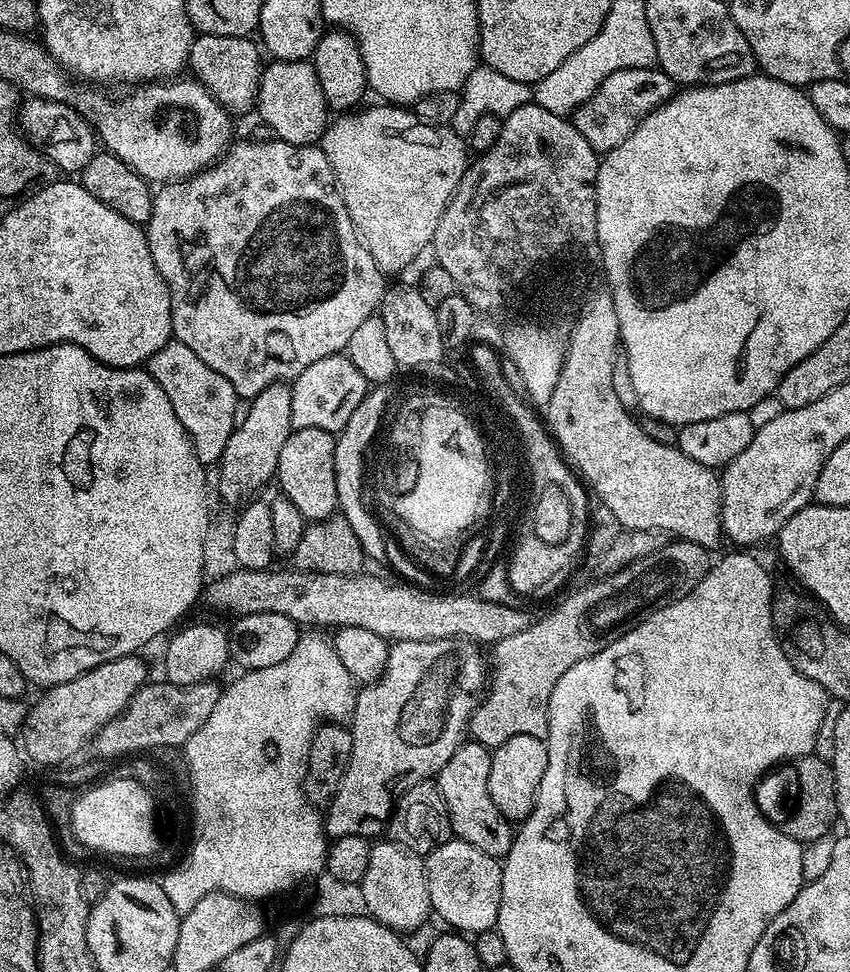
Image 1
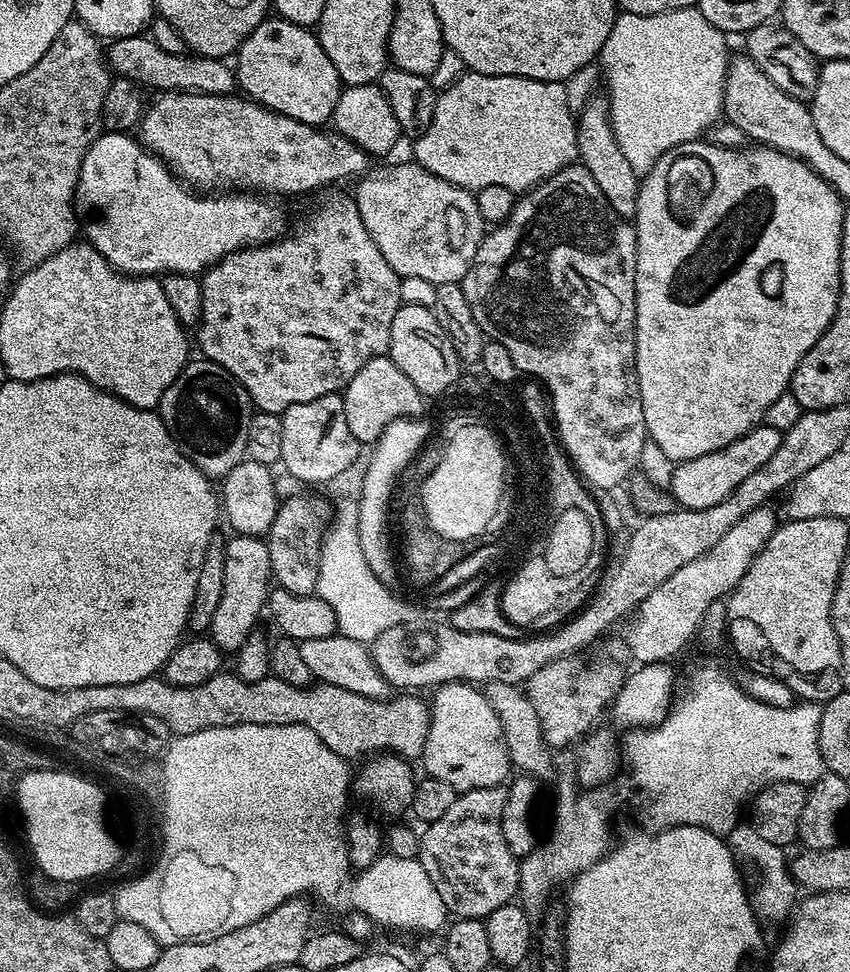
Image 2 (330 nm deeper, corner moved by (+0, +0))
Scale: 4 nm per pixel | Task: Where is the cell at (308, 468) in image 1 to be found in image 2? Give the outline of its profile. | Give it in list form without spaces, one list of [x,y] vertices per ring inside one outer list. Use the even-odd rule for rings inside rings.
[[[293,494],[281,503],[274,518],[274,526],[269,530],[266,543],[270,550],[270,566],[275,583],[290,590],[290,594],[310,596],[318,586],[320,551],[324,545],[324,533],[330,523],[330,506],[316,496]]]

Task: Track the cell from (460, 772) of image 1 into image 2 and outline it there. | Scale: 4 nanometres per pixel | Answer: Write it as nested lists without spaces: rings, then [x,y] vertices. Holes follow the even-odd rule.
[[[453,682],[439,685],[434,695],[430,700],[428,737],[422,757],[425,773],[454,786],[458,794],[501,787],[509,779],[508,750],[502,723],[485,693],[467,682]]]

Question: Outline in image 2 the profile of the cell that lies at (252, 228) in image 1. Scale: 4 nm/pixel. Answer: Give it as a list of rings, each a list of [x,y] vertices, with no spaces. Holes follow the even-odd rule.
[[[351,195],[328,196],[321,202],[320,208],[316,208],[308,216],[308,221],[301,228],[296,228],[292,236],[285,240],[273,239],[259,246],[249,246],[232,252],[229,256],[223,256],[217,264],[212,265],[203,273],[201,284],[202,314],[198,327],[194,332],[194,340],[200,343],[203,359],[213,360],[218,366],[225,368],[243,388],[250,394],[253,405],[262,412],[275,412],[283,414],[290,406],[298,402],[314,402],[314,398],[322,398],[333,394],[343,393],[344,388],[362,370],[366,362],[370,362],[375,356],[383,356],[387,353],[390,342],[390,322],[394,322],[394,314],[400,308],[400,284],[402,277],[397,274],[382,258],[382,250],[374,246],[370,238],[370,230],[362,222],[358,214],[358,206]]]

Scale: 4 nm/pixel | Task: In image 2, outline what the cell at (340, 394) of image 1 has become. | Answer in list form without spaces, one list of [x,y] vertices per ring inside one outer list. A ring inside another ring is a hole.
[[[333,394],[314,398],[314,402],[298,402],[284,411],[281,422],[282,450],[279,463],[293,476],[291,477],[293,481],[301,480],[304,484],[324,484],[327,480],[336,480],[343,472],[351,470],[352,463],[359,458],[362,451],[360,440],[354,438],[354,433],[350,430],[350,422],[346,422],[343,395]]]

